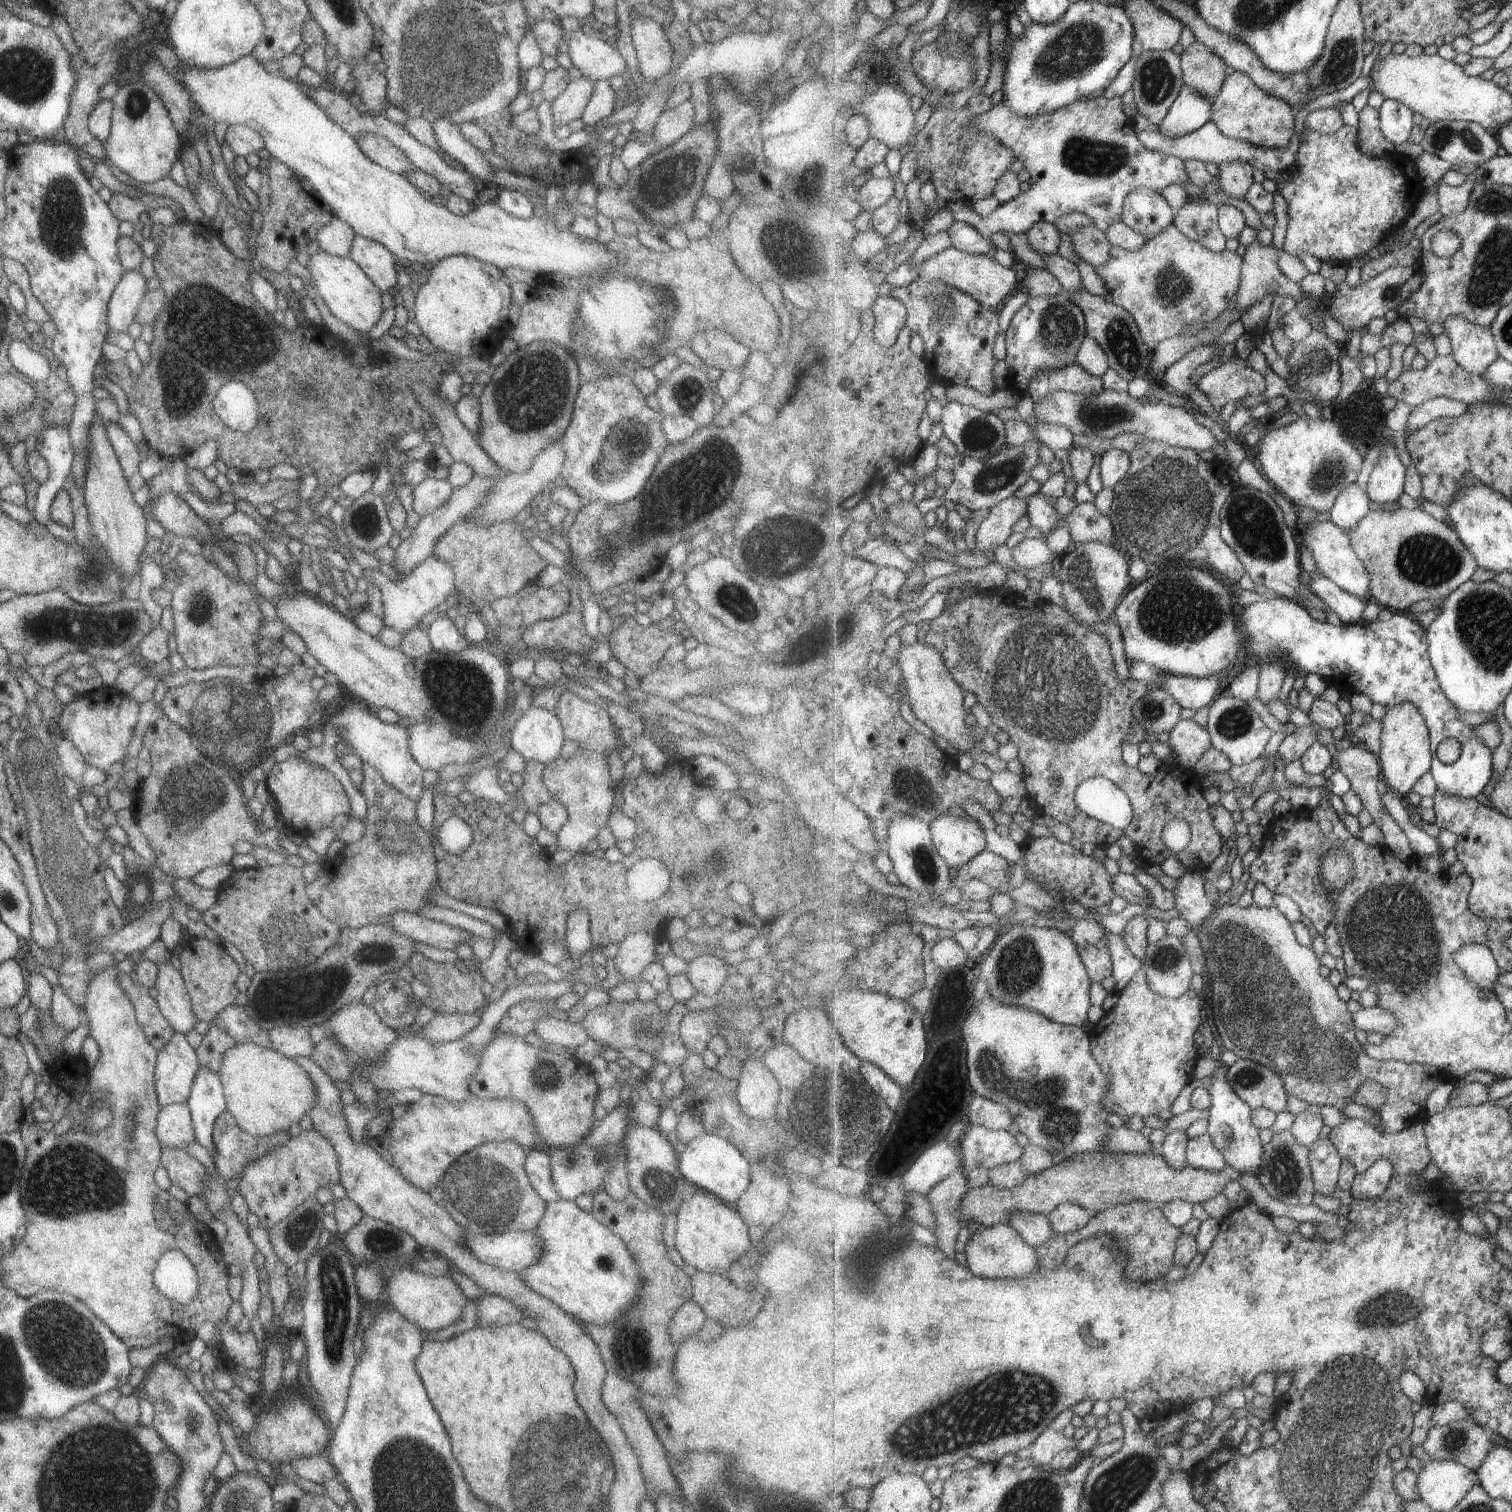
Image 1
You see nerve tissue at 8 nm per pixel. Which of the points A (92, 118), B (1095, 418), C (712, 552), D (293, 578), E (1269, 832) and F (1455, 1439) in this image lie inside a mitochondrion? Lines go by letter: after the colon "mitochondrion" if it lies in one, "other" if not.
A: other
B: mitochondrion
C: other
D: other
E: other
F: mitochondrion

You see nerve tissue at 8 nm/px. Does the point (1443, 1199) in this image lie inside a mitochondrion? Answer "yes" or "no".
no

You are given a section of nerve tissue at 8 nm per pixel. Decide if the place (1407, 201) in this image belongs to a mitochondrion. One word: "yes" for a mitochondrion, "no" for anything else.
no

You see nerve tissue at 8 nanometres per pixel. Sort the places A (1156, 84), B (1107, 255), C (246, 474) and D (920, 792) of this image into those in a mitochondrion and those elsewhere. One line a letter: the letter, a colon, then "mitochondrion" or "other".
A: mitochondrion
B: other
C: other
D: mitochondrion

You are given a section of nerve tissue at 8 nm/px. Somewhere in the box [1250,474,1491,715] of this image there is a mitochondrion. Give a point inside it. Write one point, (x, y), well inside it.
(1427, 560)

